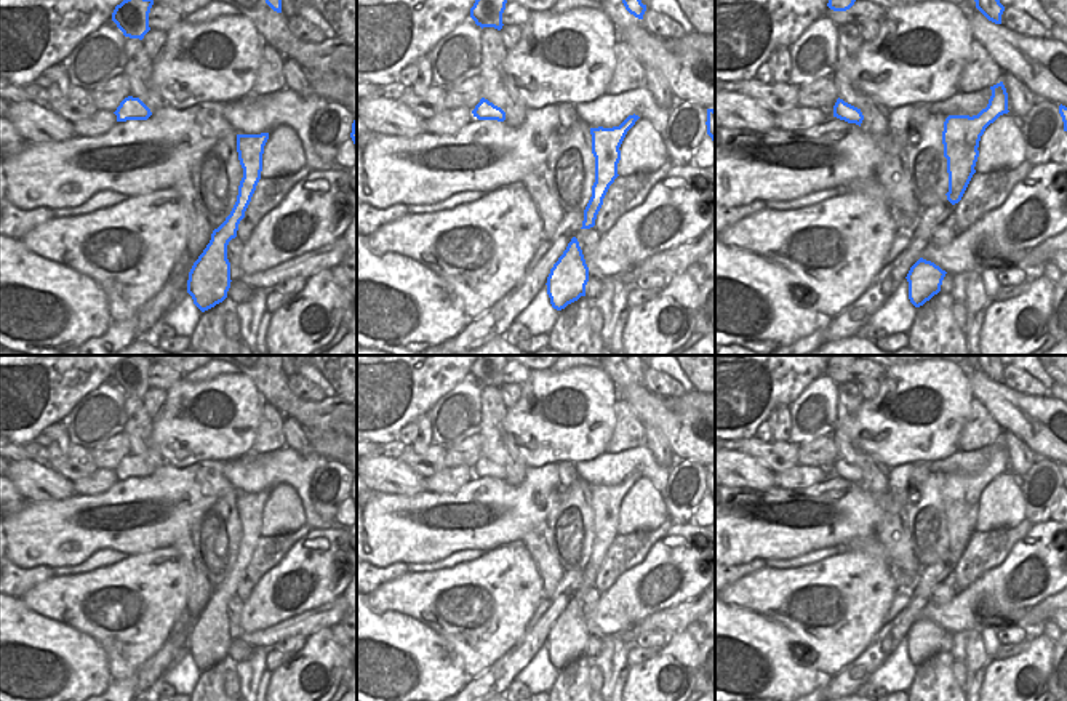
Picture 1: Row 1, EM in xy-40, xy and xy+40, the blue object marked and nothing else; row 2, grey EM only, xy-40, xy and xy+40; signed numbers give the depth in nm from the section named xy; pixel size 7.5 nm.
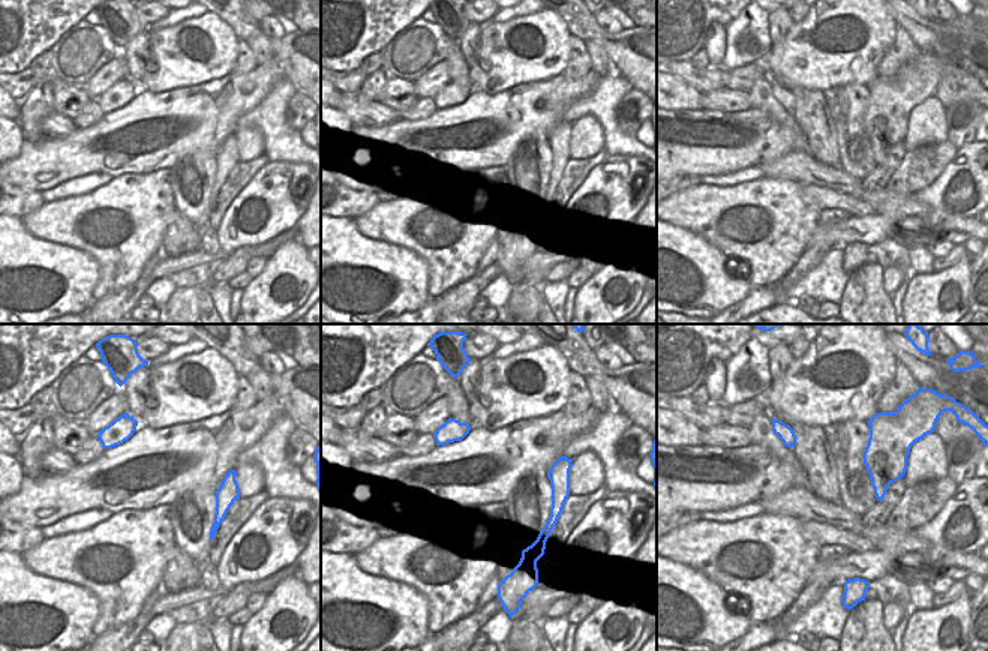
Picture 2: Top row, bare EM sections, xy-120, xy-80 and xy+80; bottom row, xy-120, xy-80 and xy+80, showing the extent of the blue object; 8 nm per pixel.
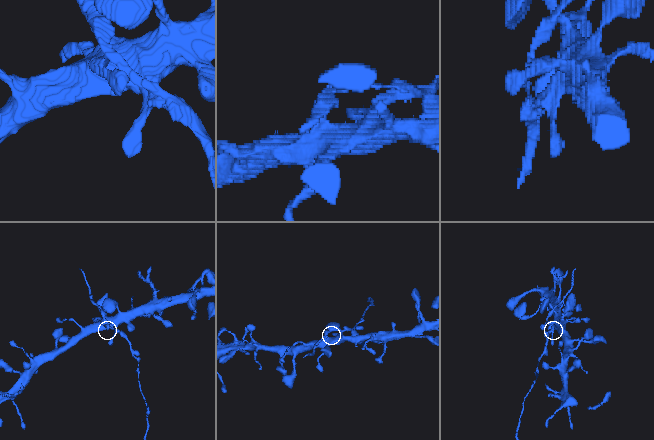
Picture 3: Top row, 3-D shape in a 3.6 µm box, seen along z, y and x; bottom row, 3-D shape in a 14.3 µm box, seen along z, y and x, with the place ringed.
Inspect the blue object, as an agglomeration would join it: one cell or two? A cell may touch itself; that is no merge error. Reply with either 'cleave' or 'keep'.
cleave

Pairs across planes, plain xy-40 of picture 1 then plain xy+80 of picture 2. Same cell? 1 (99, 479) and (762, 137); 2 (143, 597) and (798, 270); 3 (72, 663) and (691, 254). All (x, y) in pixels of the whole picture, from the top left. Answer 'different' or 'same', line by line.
1: different
2: different
3: same

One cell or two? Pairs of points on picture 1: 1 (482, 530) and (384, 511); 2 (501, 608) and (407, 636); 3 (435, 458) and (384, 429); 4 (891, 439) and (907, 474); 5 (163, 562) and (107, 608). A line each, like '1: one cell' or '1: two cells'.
1: one cell
2: two cells
3: two cells
4: two cells
5: one cell

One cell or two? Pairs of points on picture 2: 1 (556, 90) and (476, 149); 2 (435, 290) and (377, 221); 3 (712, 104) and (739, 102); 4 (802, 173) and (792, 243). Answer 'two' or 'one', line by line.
1: one
2: one
3: one
4: two

